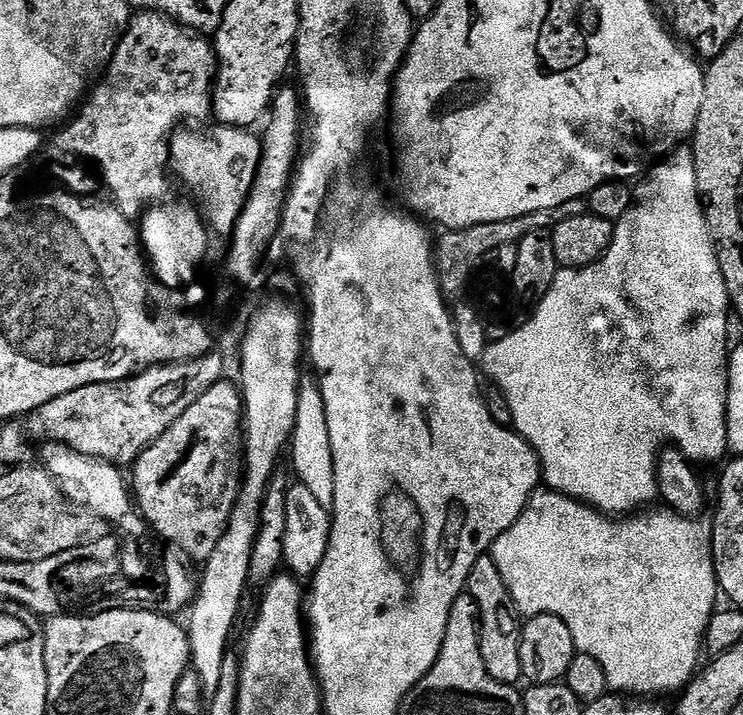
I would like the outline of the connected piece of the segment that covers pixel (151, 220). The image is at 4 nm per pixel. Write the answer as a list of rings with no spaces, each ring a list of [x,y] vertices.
[[[184,208],[181,212],[156,211],[160,210],[145,211],[139,221],[141,224],[138,224],[138,236],[142,241],[147,263],[151,265],[153,276],[160,284],[187,287],[197,279],[196,267],[208,248],[208,236],[204,233],[205,221],[197,209],[197,213],[192,208]]]

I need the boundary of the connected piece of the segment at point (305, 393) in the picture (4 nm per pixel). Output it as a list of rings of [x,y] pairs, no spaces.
[[[301,375],[298,386],[298,410],[294,414],[294,430],[290,441],[292,468],[296,471],[295,479],[314,494],[315,499],[324,508],[334,506],[334,450],[330,450],[330,426],[326,426],[326,402],[322,402],[322,390],[315,375]]]

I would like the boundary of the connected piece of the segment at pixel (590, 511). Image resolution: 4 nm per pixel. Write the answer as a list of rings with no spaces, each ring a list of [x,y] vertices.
[[[544,486],[537,490],[533,496],[529,496],[528,504],[522,510],[518,522],[514,522],[514,526],[510,526],[492,543],[490,555],[494,566],[498,566],[498,574],[502,574],[502,582],[506,582],[516,603],[516,610],[521,617],[550,614],[562,618],[562,622],[566,622],[566,627],[570,629],[570,635],[574,637],[577,653],[590,654],[590,658],[594,658],[594,662],[598,662],[598,666],[602,666],[602,670],[606,670],[606,682],[613,693],[660,698],[665,695],[663,692],[676,694],[687,688],[688,683],[696,675],[698,665],[701,663],[700,652],[702,656],[704,635],[713,612],[718,608],[718,604],[716,604],[718,585],[716,583],[716,567],[712,561],[711,523],[704,518],[679,516],[677,512],[671,510],[648,511],[652,510],[640,510],[635,514],[625,515],[623,519],[613,518],[611,515],[599,512],[597,508],[591,508],[580,500],[564,496],[560,492],[554,492],[551,488]]]

